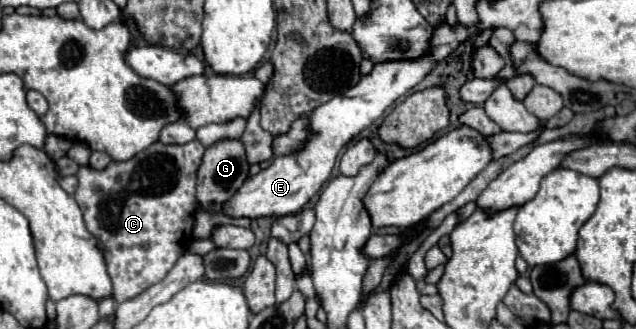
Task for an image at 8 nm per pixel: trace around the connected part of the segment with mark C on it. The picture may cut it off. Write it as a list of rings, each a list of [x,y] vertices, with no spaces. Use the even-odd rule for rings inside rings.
[[[199,141],[185,145],[165,145],[153,143],[147,151],[135,155],[127,163],[109,163],[103,171],[91,167],[79,167],[77,179],[79,187],[75,191],[75,201],[83,211],[87,229],[95,235],[103,249],[107,263],[107,273],[113,281],[113,299],[123,303],[137,297],[147,287],[159,283],[175,261],[189,249],[193,241],[193,223],[195,223],[195,181],[197,169],[201,163],[205,147]]]

